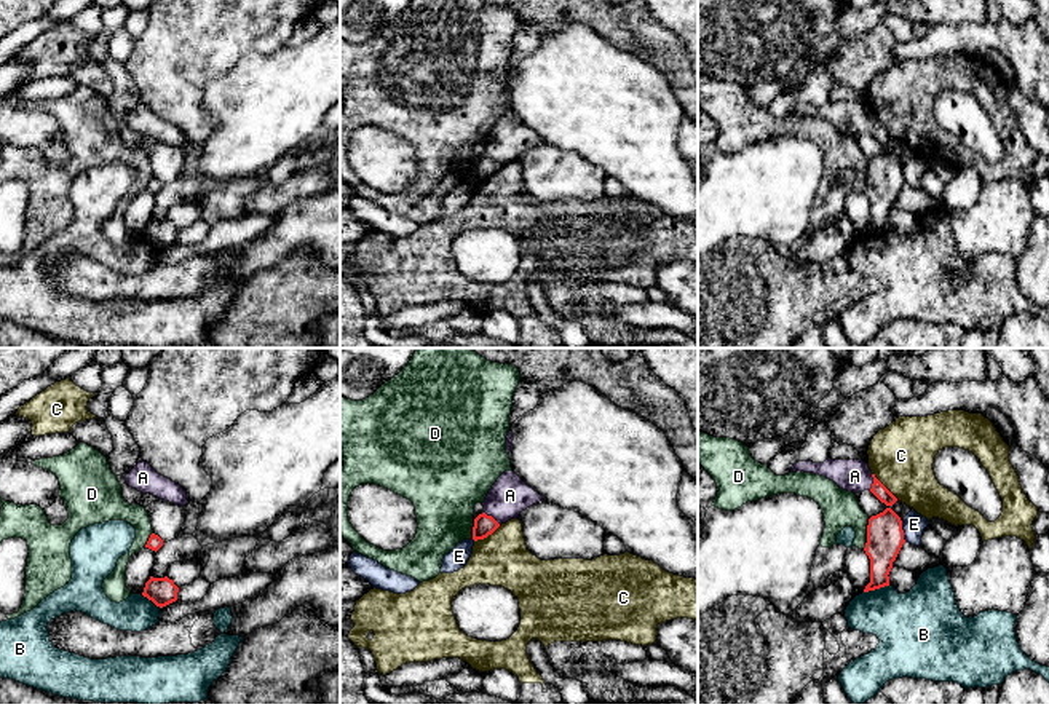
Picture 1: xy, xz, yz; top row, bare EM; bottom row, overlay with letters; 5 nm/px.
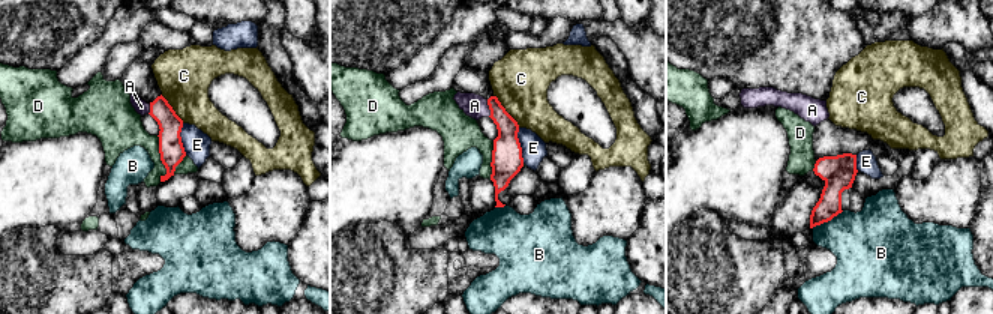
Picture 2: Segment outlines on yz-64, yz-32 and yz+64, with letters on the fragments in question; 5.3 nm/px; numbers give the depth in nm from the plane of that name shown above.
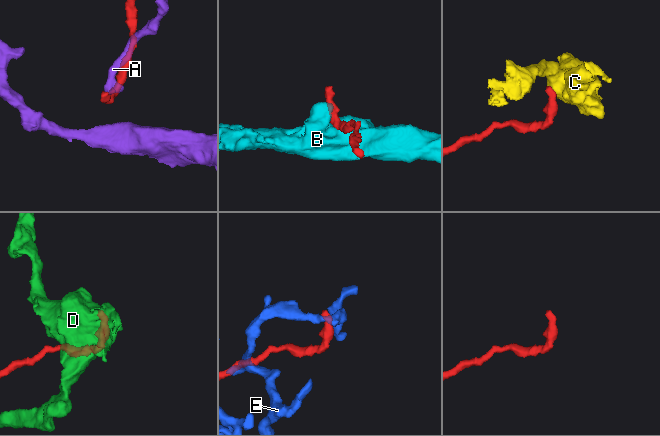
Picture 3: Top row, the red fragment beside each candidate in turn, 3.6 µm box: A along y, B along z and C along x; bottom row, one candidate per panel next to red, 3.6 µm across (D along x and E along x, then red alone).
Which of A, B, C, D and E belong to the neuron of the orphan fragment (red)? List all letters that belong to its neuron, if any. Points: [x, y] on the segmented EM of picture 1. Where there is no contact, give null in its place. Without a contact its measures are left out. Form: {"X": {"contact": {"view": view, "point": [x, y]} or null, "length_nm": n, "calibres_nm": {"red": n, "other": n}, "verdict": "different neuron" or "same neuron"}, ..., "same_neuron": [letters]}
{"A": {"contact": {"view": "xz", "point": [490, 516]}, "length_nm": 110, "calibres_nm": {"red": 110, "other": 200}, "verdict": "same neuron"}, "B": {"contact": {"view": "yz", "point": [875, 588]}, "length_nm": 130, "calibres_nm": {"red": 180, "other": 320}, "verdict": "different neuron"}, "C": {"contact": {"view": "yz", "point": [883, 486]}, "length_nm": 190, "calibres_nm": {"red": 70, "other": 320}, "verdict": "different neuron"}, "D": {"contact": {"view": "yz", "point": [867, 535]}, "length_nm": 160, "calibres_nm": {"red": 190, "other": 190}, "verdict": "different neuron"}, "E": {"contact": {"view": "yz", "point": [902, 532]}, "length_nm": 110, "calibres_nm": {"red": 190, "other": 120}, "verdict": "different neuron"}, "same_neuron": ["A"]}

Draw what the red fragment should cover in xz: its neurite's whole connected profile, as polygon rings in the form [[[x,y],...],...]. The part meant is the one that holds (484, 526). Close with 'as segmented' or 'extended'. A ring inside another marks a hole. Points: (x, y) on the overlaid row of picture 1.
[[[505,471],[489,490],[482,506],[484,512],[474,519],[473,540],[484,540],[501,524],[517,519],[527,508],[544,501],[514,471]]] | extended

